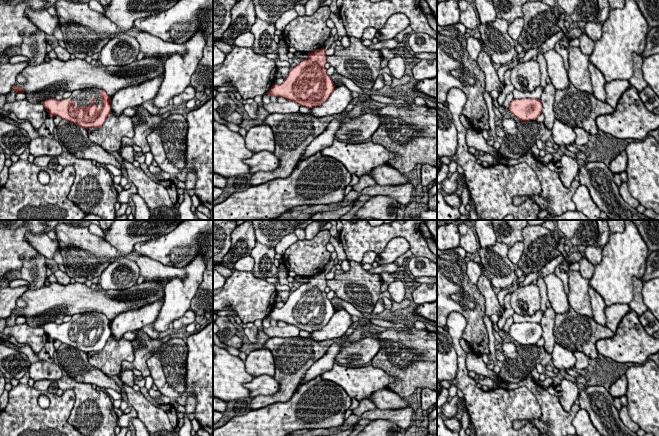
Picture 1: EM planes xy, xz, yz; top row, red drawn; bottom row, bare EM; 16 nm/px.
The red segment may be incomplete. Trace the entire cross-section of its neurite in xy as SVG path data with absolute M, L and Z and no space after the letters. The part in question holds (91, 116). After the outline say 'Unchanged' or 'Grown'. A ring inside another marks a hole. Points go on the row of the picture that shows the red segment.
M86 88L76 90L68 98L58 101L55 98L49 98L41 102L50 116L59 116L63 120L70 121L80 127L91 129L104 124L107 116L111 113L111 97L102 89Z. Grown

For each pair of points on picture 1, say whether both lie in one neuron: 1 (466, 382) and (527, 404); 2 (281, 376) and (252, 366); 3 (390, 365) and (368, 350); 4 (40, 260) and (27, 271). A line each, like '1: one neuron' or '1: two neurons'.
1: one neuron
2: two neurons
3: two neurons
4: one neuron

